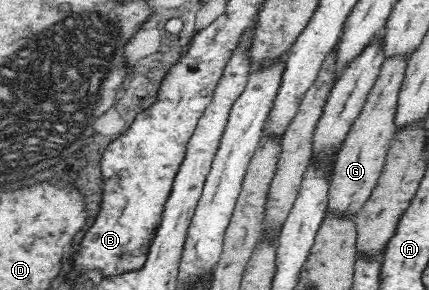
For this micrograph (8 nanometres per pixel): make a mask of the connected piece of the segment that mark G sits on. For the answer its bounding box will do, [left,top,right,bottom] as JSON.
[327,54,408,216]

